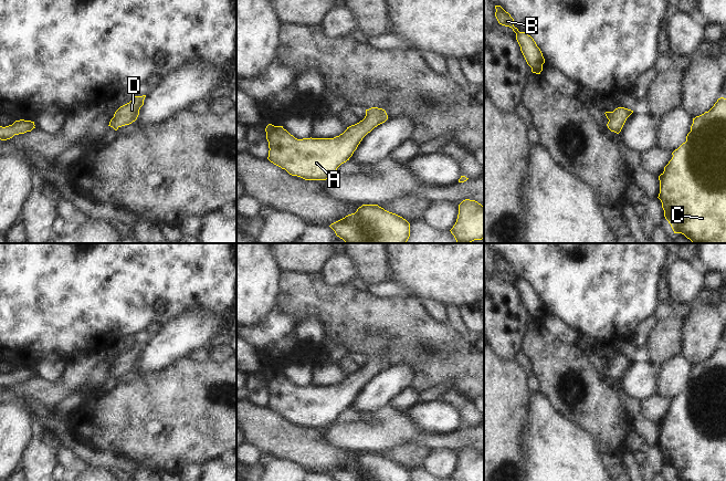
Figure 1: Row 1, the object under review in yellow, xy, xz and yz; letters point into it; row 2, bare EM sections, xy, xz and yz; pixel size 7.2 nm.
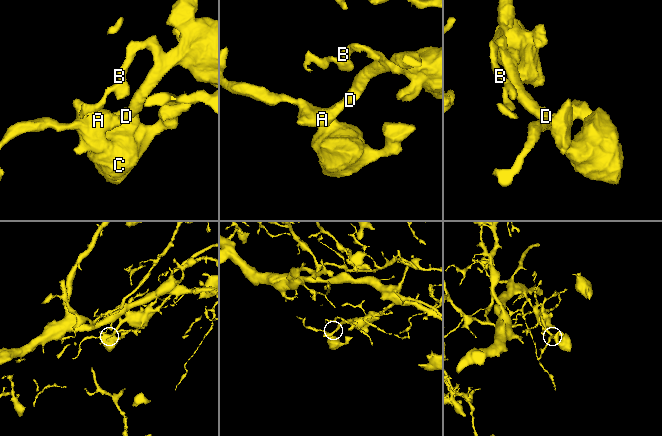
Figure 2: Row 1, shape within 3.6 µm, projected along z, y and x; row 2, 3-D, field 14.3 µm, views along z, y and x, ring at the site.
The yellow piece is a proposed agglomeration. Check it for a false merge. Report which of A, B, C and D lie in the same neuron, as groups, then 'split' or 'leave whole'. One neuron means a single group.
A B C D; leave whole

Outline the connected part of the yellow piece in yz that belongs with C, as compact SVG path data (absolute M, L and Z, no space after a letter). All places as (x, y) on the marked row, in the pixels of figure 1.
M720 97L704 114L693 118L686 142L672 153L673 157L659 176L664 217L674 233L682 233L692 243L726 243L726 98Z

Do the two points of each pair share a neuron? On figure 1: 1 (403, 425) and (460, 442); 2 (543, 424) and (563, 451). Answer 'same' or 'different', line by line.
1: same
2: same

